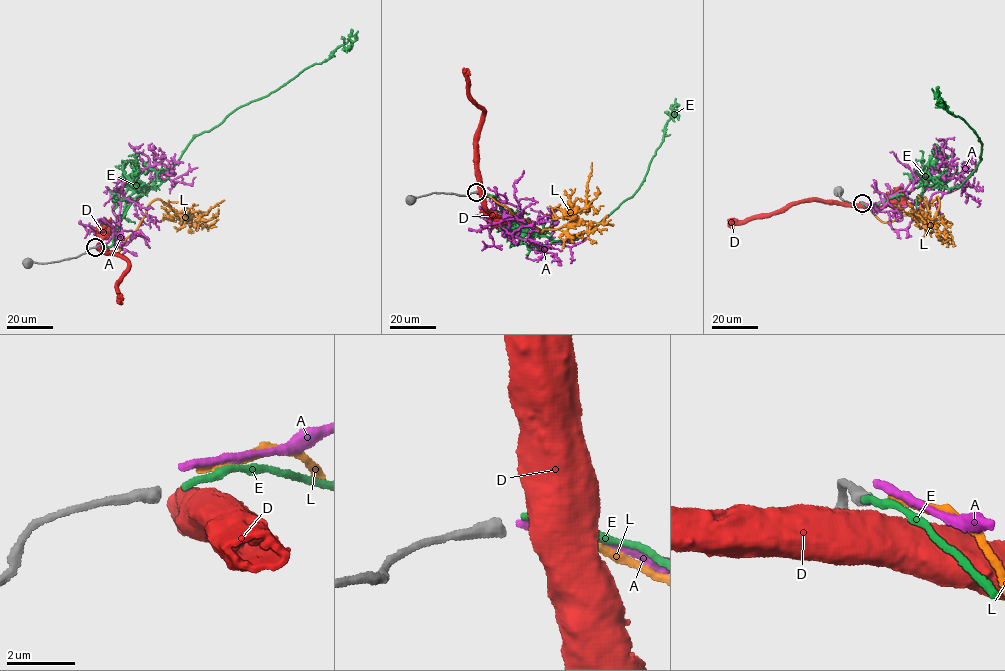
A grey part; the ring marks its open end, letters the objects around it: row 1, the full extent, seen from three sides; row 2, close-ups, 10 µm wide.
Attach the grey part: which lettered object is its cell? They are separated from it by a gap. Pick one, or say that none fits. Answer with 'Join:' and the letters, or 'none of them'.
Join: none of them

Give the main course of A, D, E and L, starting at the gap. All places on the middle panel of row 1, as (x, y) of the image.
A: (478, 192), (498, 203), (505, 215), (502, 233), (507, 237), (543, 250), (547, 241), (571, 246), (585, 237)
D: (478, 191), (476, 144), (482, 109), (470, 94), (464, 68)
E: (478, 191), (494, 195), (509, 215), (539, 236), (569, 242), (579, 238), (635, 194), (660, 145), (675, 98)
L: (479, 192), (505, 206), (540, 232), (558, 229), (569, 223), (575, 212), (585, 208), (592, 162)

